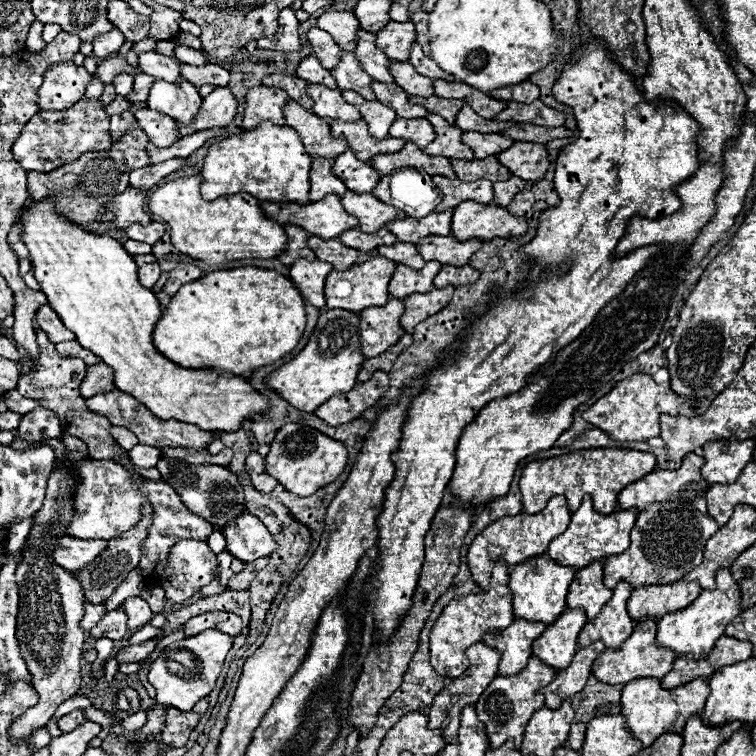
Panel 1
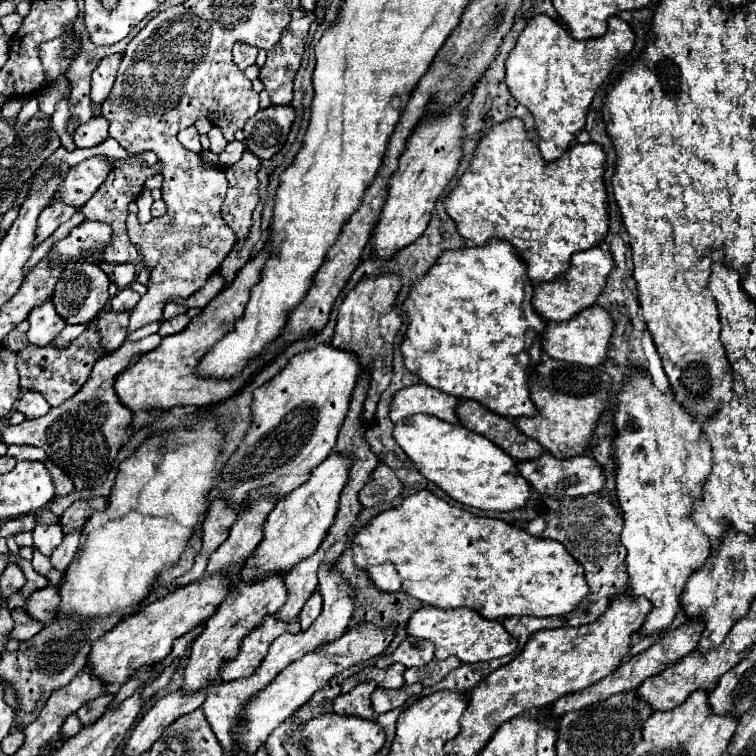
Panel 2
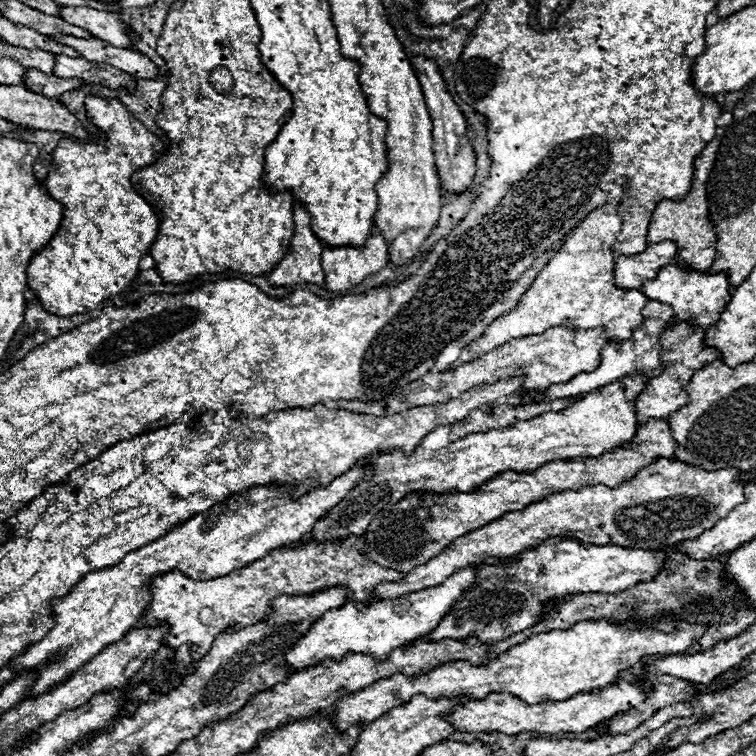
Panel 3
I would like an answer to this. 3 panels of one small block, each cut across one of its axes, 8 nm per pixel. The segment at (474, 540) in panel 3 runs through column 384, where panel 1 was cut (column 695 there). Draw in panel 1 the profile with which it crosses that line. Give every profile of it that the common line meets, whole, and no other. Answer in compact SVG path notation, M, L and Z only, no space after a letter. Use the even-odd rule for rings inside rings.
M684 580L658 586L640 586L634 588L628 598L628 614L634 620L640 620L644 616L662 618L668 612L676 612L692 604L700 592L700 584Z

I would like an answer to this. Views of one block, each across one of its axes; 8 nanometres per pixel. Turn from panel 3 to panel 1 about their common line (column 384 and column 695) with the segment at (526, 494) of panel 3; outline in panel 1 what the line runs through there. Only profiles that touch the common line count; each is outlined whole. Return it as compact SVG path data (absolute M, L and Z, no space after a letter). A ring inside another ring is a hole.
M686 502L650 504L638 512L636 524L630 536L630 548L620 556L608 556L604 560L604 584L614 588L620 580L636 586L670 584L682 580L704 558L706 540L718 532L718 524Z

